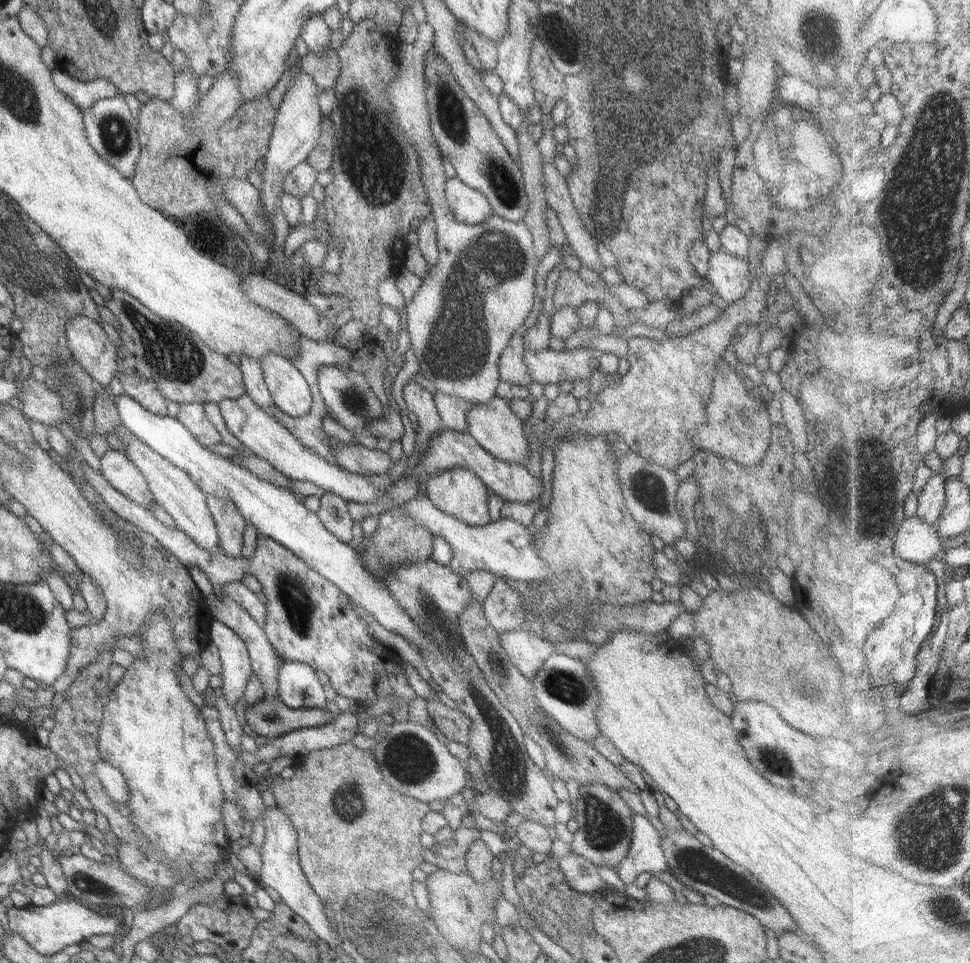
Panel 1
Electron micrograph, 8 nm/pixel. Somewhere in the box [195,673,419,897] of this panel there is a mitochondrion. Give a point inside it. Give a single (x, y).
(349, 803)

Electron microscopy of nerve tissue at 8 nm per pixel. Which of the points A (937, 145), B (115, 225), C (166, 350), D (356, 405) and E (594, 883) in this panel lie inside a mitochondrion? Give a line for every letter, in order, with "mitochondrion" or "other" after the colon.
A: mitochondrion
B: other
C: mitochondrion
D: mitochondrion
E: other

